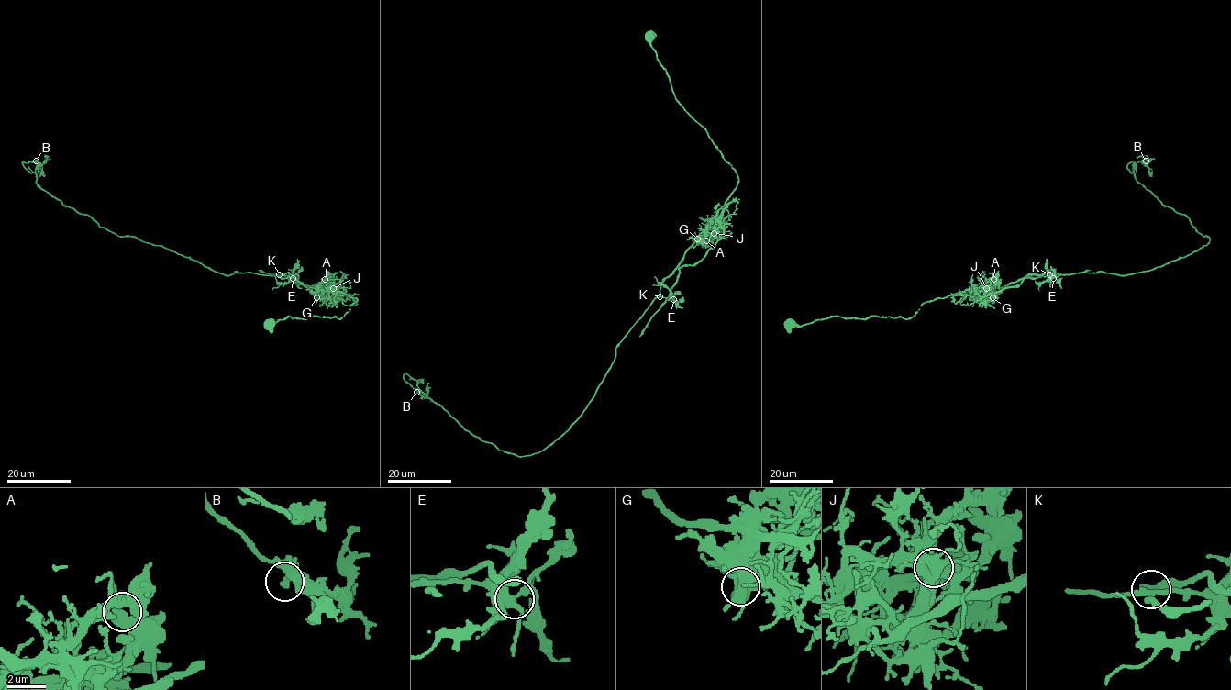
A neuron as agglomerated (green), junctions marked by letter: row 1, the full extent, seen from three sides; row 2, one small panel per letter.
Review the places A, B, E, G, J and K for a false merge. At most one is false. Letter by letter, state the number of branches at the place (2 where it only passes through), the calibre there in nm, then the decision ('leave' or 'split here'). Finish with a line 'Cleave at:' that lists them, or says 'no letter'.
A: 3 | 360 nm | leave
B: 2 | 300 nm | leave
E: 4 | 280 nm | leave
G: 3 | 480 nm | leave
J: 3 | 320 nm | split here
K: 3 | 240 nm | leave
Cleave at: J

